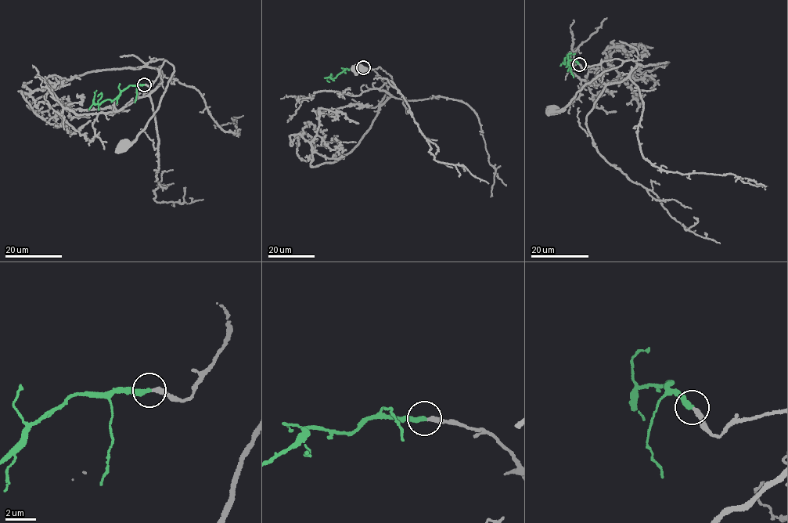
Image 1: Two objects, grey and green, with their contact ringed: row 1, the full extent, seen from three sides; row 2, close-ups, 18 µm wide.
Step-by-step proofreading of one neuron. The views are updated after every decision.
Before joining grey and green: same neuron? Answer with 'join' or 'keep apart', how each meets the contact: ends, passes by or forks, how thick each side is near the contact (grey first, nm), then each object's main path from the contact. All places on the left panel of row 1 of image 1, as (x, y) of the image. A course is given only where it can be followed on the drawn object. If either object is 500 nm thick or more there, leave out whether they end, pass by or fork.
join; grey ends; green ends; calibres 300 and 340 nm; course grey (144, 84), (151, 86), (165, 60), (174, 67), (157, 110), (134, 139), (122, 142), (123, 145); course green (144, 84), (128, 86), (113, 99), (106, 99), (100, 103), (93, 102), (96, 90)

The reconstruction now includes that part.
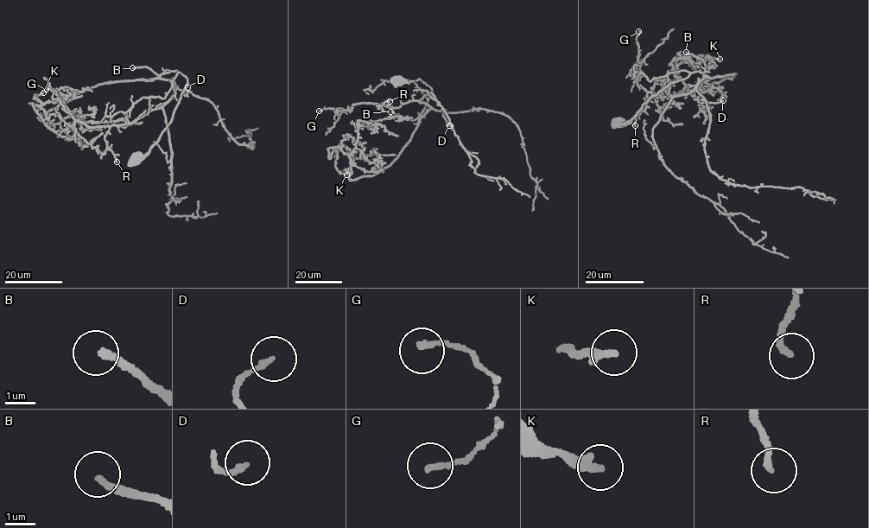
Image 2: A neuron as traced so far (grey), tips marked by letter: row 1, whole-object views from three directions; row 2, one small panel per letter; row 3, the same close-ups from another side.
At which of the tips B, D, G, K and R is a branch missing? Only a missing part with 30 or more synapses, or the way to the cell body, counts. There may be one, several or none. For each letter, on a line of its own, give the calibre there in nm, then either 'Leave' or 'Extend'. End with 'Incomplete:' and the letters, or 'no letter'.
B: Thickness 220 nm. Extend
D: Thickness 160 nm. Leave
G: Thickness 160 nm. Leave
K: Thickness 240 nm. Leave
R: Thickness 200 nm. Leave
Incomplete: B

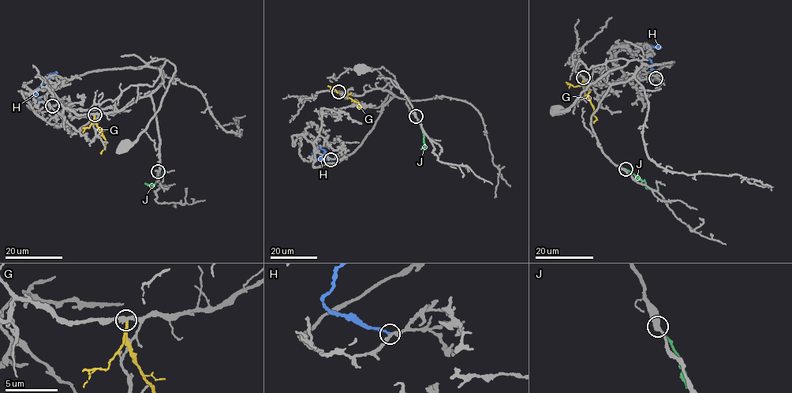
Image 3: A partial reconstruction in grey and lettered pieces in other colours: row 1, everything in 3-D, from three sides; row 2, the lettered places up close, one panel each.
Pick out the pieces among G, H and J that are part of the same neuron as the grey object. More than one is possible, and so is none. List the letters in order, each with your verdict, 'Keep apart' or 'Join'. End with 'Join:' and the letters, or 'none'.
G: Keep apart
H: Keep apart
J: Keep apart
Join: none

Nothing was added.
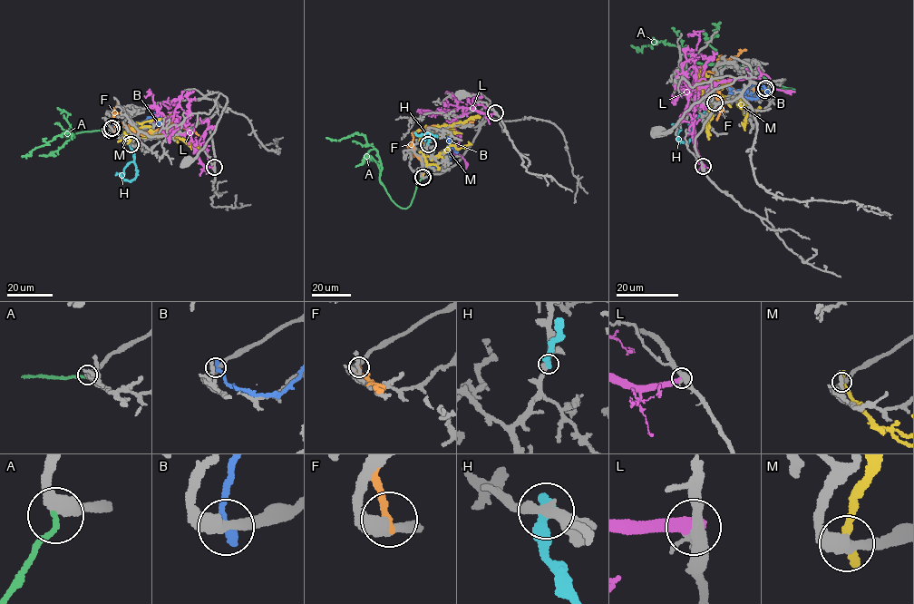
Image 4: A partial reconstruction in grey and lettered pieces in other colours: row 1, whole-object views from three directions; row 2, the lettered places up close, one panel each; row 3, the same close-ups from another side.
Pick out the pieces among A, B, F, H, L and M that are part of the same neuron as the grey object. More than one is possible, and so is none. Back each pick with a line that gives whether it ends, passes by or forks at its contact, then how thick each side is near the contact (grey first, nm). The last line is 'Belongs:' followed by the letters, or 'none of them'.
A: it ends; calibres 420 and 200 nm
Belongs: A

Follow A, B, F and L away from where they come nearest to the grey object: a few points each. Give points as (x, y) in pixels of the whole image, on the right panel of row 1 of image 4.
A: (764, 89), (794, 90), (740, 66), (697, 63), (679, 46), (661, 40), (640, 49), (630, 45)
B: (767, 87), (754, 92), (753, 98), (769, 93), (762, 85), (749, 85), (745, 95), (755, 99), (755, 93)
F: (764, 90), (735, 91), (701, 69), (699, 89), (717, 91), (723, 102), (717, 121)
L: (703, 166), (696, 147), (694, 121), (694, 102), (700, 88), (722, 81), (765, 74), (776, 89), (795, 92)

